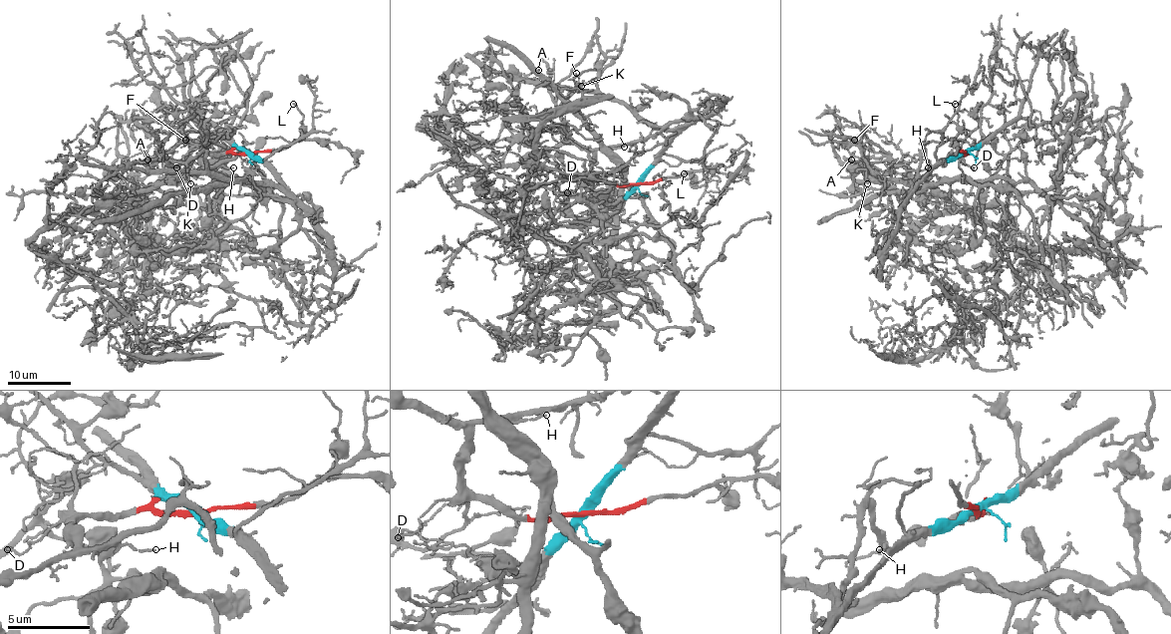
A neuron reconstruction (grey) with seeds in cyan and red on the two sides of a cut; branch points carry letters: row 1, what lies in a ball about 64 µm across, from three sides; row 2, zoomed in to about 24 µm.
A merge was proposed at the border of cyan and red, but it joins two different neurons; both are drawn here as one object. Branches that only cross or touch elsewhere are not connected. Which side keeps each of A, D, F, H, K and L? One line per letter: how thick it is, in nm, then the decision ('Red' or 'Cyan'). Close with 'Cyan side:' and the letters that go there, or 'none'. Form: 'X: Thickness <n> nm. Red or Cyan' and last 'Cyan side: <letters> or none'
A: Thickness 110 nm. Red
D: Thickness 130 nm. Red
F: Thickness 110 nm. Red
H: Thickness 120 nm. Red
K: Thickness 130 nm. Red
L: Thickness 130 nm. Red
Cyan side: none

